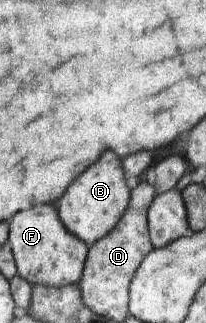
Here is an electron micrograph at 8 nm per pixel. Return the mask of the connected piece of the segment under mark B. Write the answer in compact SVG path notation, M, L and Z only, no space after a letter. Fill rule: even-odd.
M105 151L101 159L83 171L83 179L63 195L63 203L59 203L58 215L65 227L81 239L89 249L93 243L106 237L119 222L127 210L130 201L130 190L126 185L124 172L121 171L121 161L113 151Z

